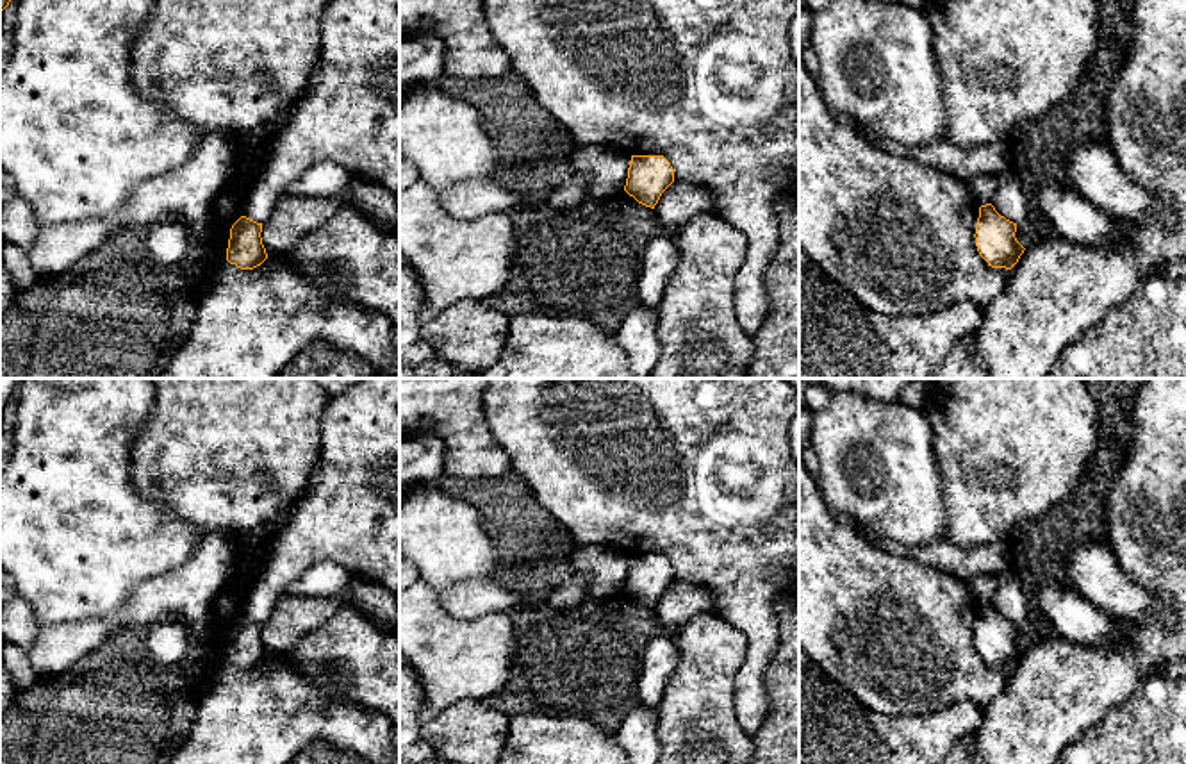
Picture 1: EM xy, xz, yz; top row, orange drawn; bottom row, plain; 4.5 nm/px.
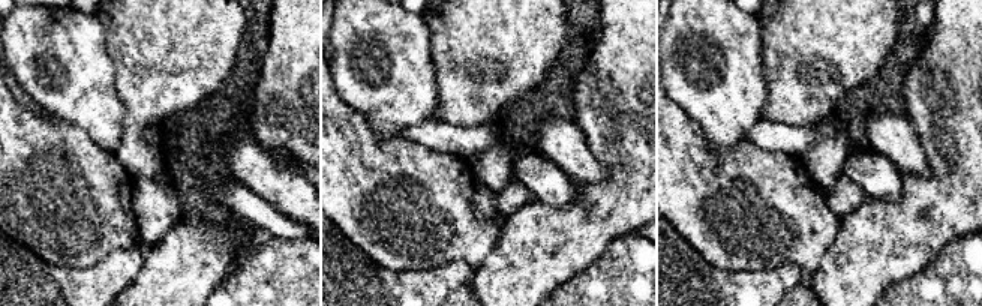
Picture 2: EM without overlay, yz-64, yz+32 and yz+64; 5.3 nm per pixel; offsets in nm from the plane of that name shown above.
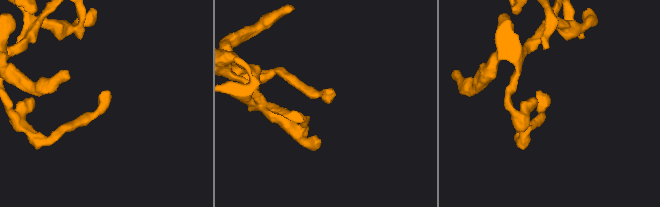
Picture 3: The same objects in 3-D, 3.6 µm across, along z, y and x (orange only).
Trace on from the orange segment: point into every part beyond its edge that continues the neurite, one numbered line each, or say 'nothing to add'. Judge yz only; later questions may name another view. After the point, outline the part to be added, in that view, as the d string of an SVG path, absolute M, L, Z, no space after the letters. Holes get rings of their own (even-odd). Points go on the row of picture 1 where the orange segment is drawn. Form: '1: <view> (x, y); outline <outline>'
nothing to add

